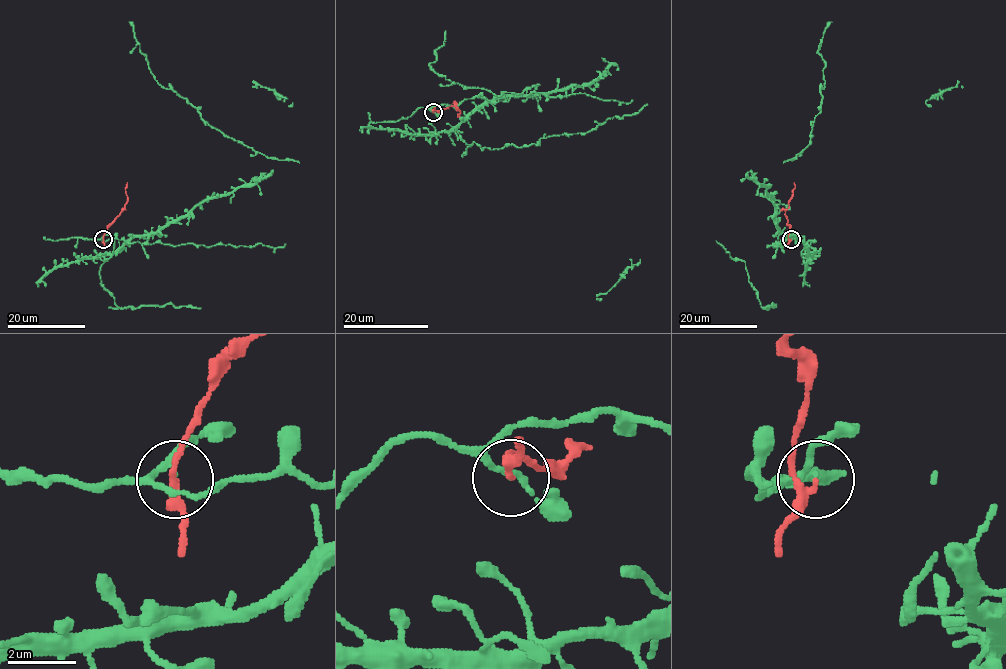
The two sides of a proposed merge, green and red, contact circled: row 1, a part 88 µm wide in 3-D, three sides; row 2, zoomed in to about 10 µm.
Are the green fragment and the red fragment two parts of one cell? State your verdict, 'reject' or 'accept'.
reject

